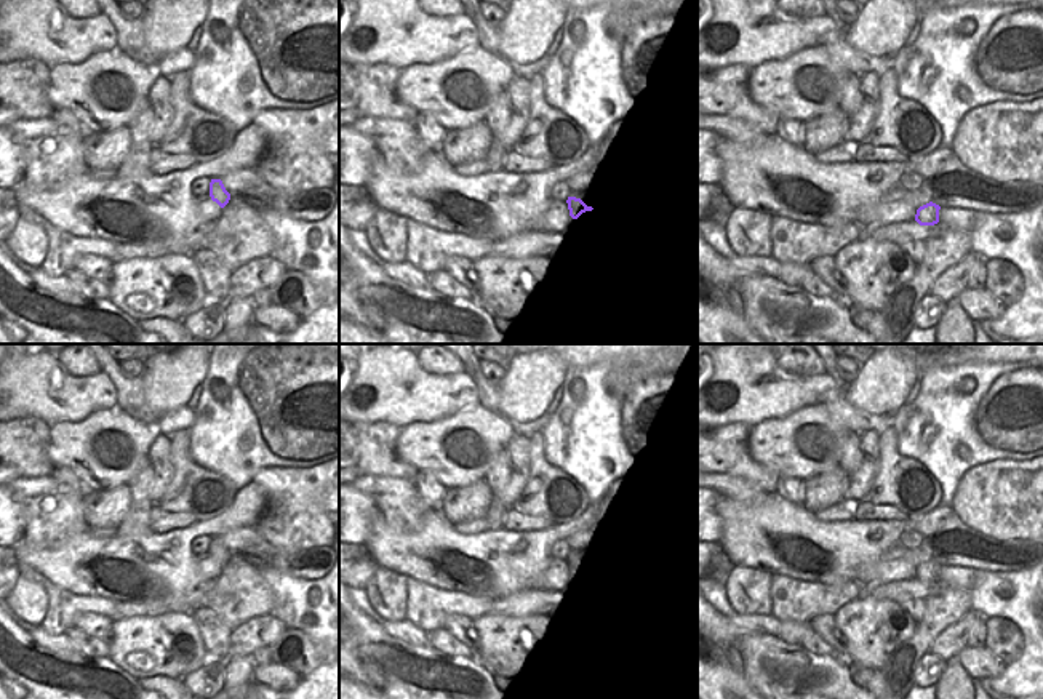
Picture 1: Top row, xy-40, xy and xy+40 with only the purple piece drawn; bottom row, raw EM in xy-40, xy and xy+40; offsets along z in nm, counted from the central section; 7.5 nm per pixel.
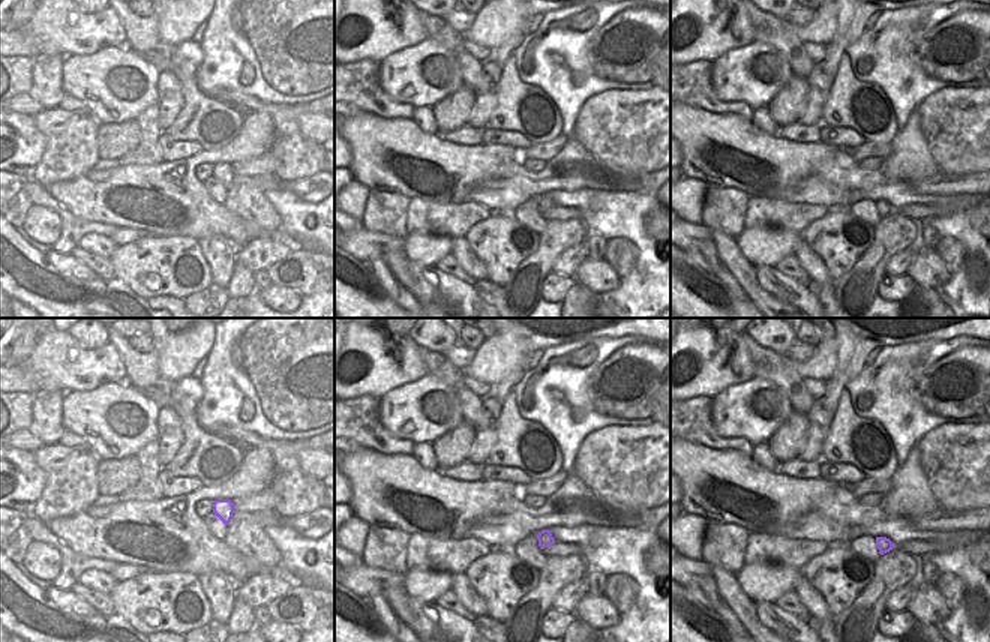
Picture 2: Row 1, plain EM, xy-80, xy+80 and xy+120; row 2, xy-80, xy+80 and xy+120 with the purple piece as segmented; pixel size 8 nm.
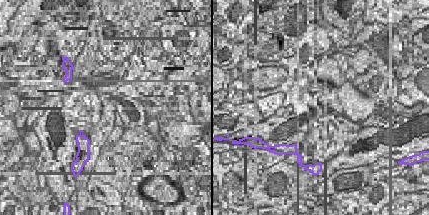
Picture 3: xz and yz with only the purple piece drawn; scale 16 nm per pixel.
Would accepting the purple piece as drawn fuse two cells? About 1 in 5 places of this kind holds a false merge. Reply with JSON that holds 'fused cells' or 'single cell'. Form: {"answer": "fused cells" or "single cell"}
{"answer": "single cell"}

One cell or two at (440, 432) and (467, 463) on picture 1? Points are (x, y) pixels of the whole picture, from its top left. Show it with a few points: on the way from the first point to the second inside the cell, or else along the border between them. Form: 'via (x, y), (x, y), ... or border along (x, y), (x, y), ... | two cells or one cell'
via (445, 440), (459, 455) | one cell

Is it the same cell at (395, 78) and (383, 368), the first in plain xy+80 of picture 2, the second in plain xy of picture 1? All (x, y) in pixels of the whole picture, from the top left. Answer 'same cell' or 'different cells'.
different cells

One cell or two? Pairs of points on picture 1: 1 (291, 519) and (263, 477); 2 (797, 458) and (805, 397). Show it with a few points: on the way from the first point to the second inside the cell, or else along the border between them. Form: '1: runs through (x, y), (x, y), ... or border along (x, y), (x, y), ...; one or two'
1: runs through (291, 509), (272, 487); one
2: border along (839, 392), (821, 403), (803, 405), (768, 419); two

